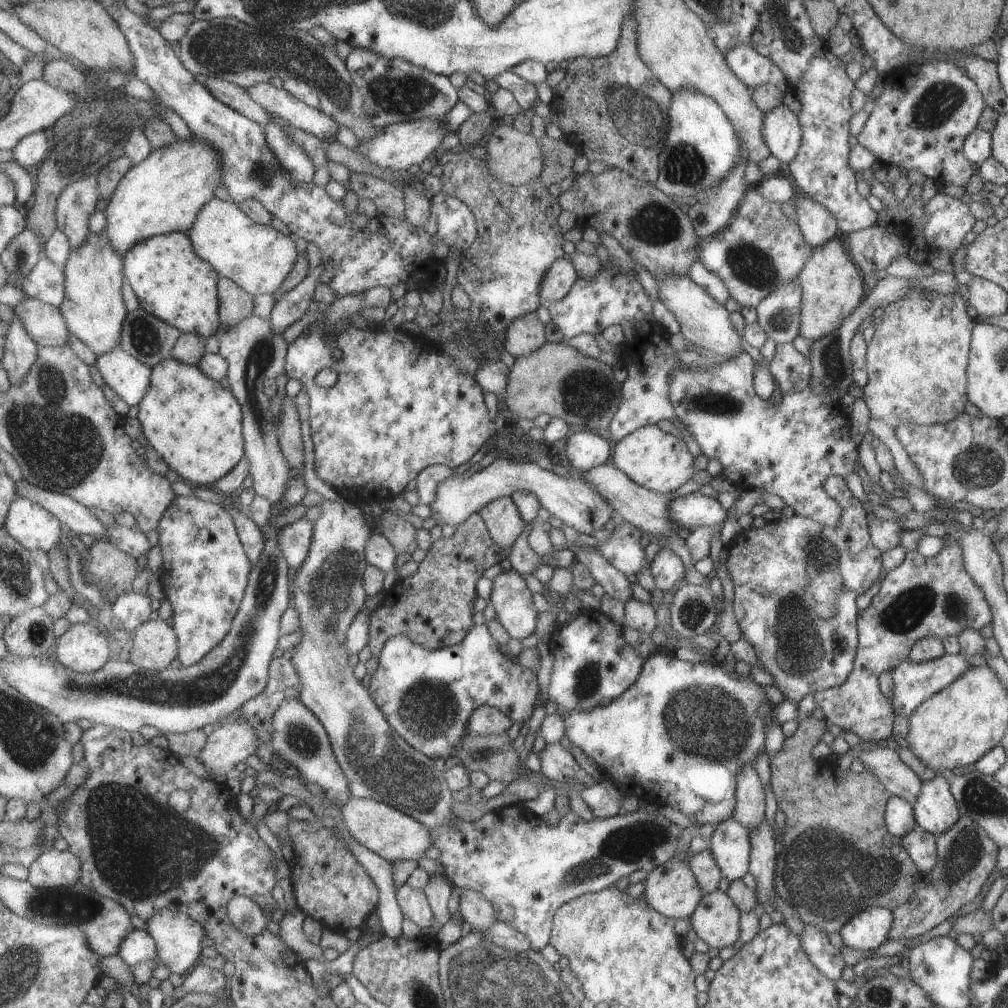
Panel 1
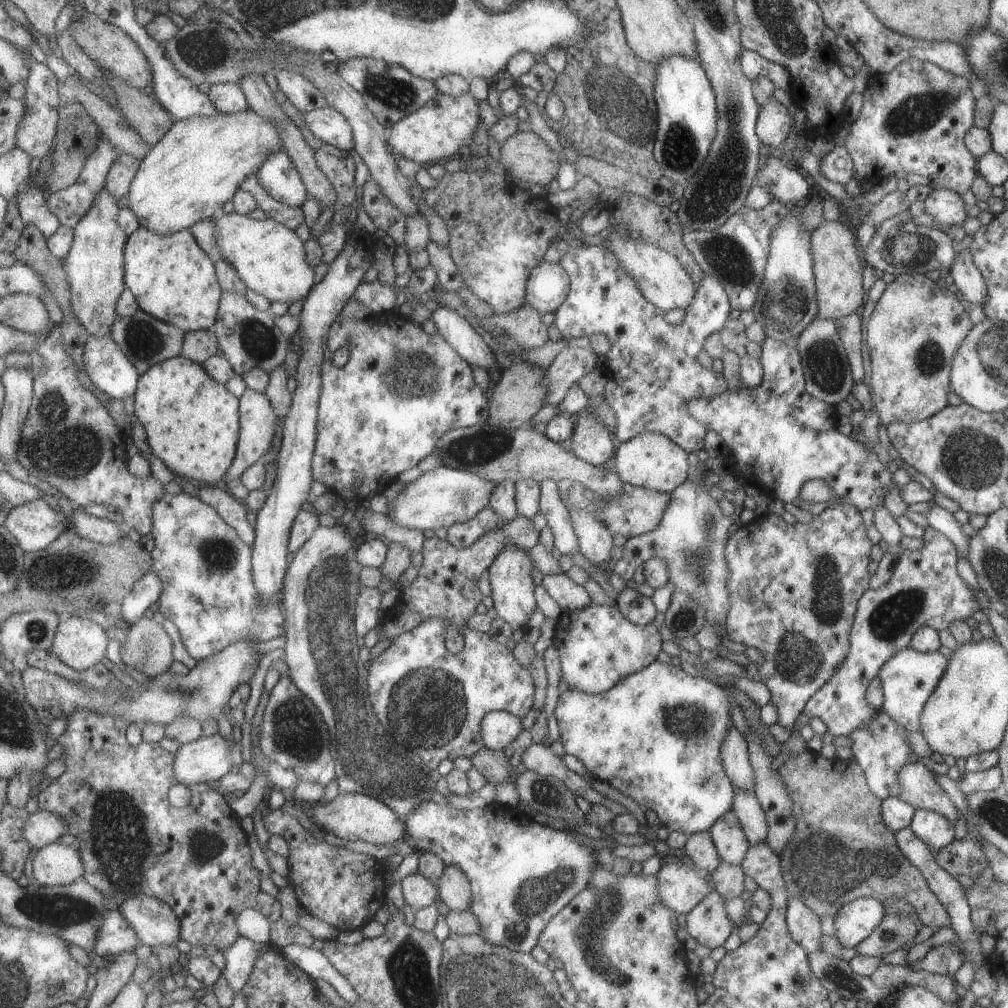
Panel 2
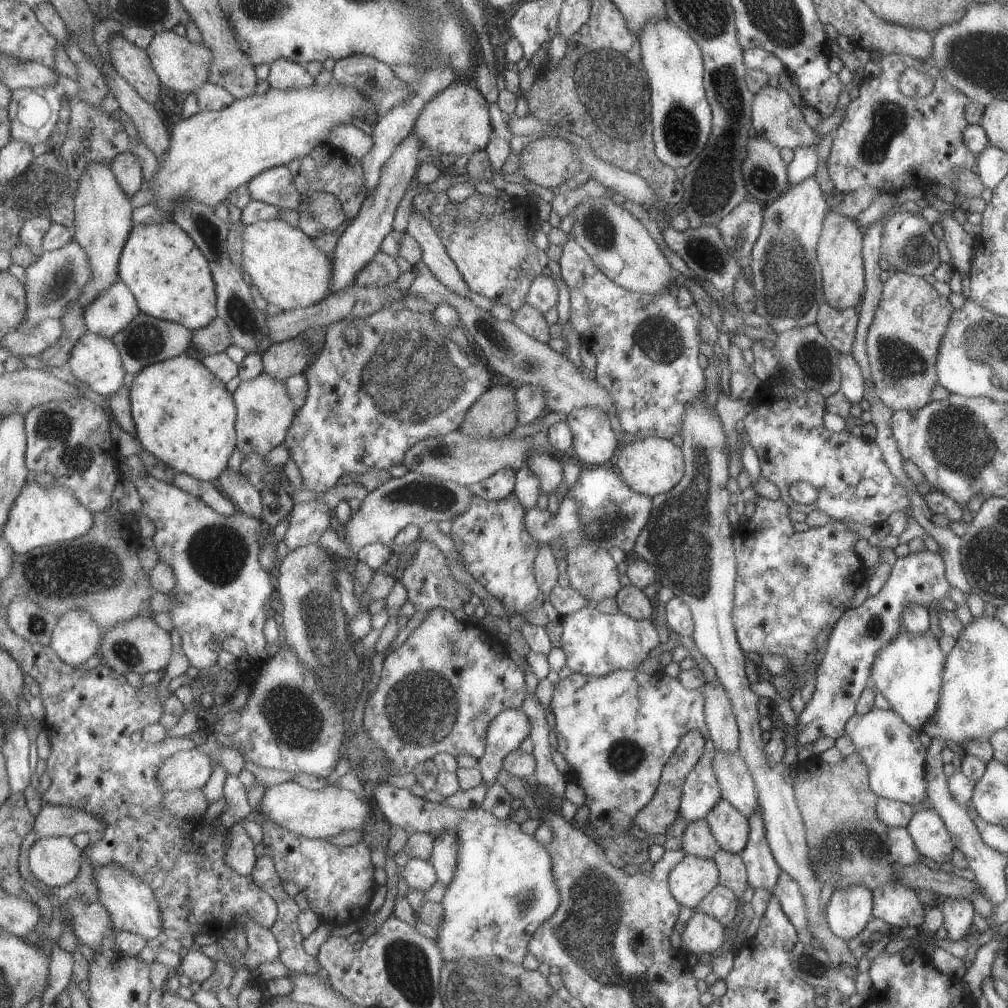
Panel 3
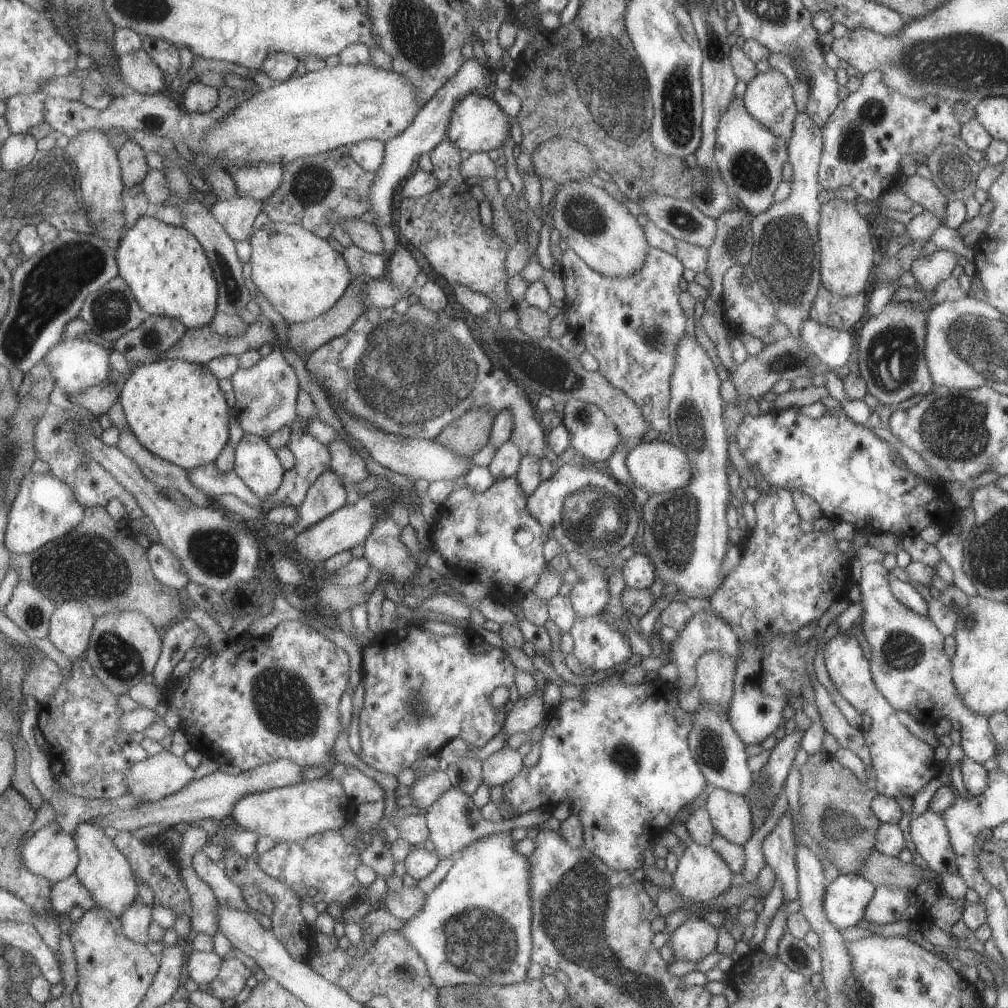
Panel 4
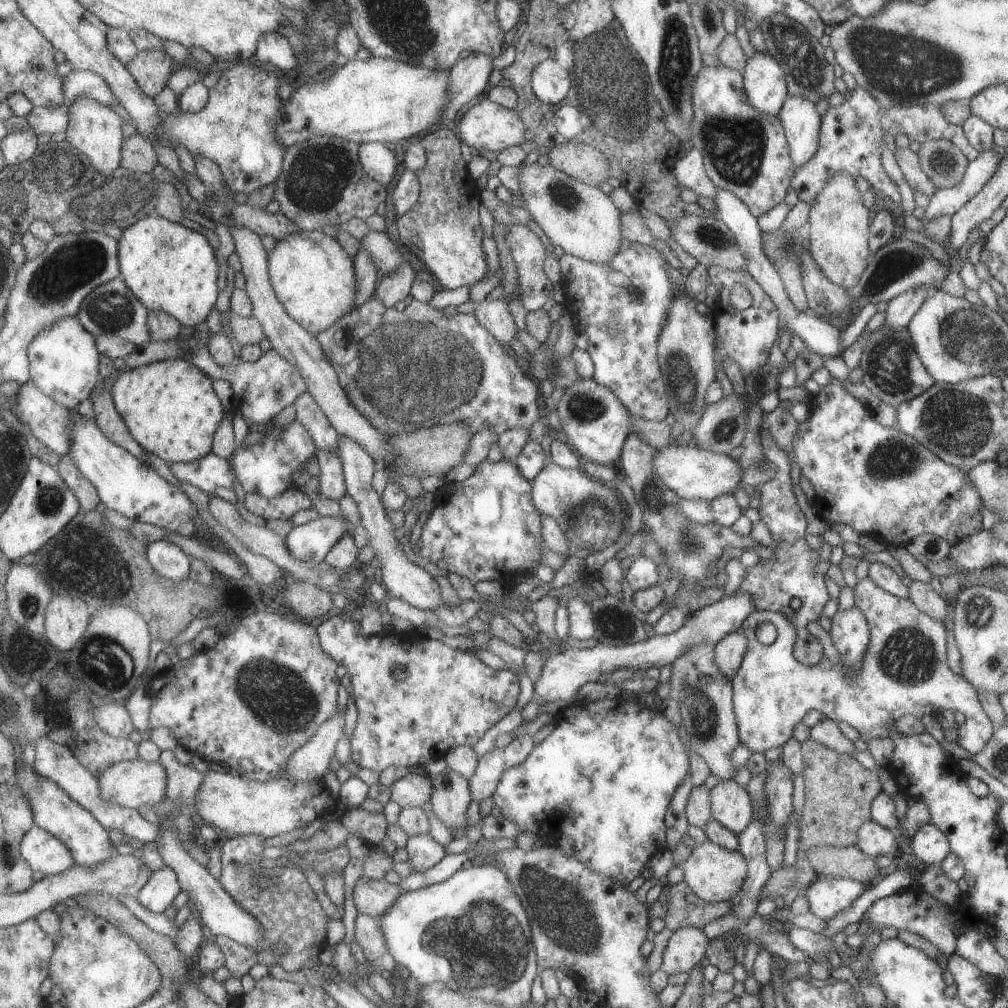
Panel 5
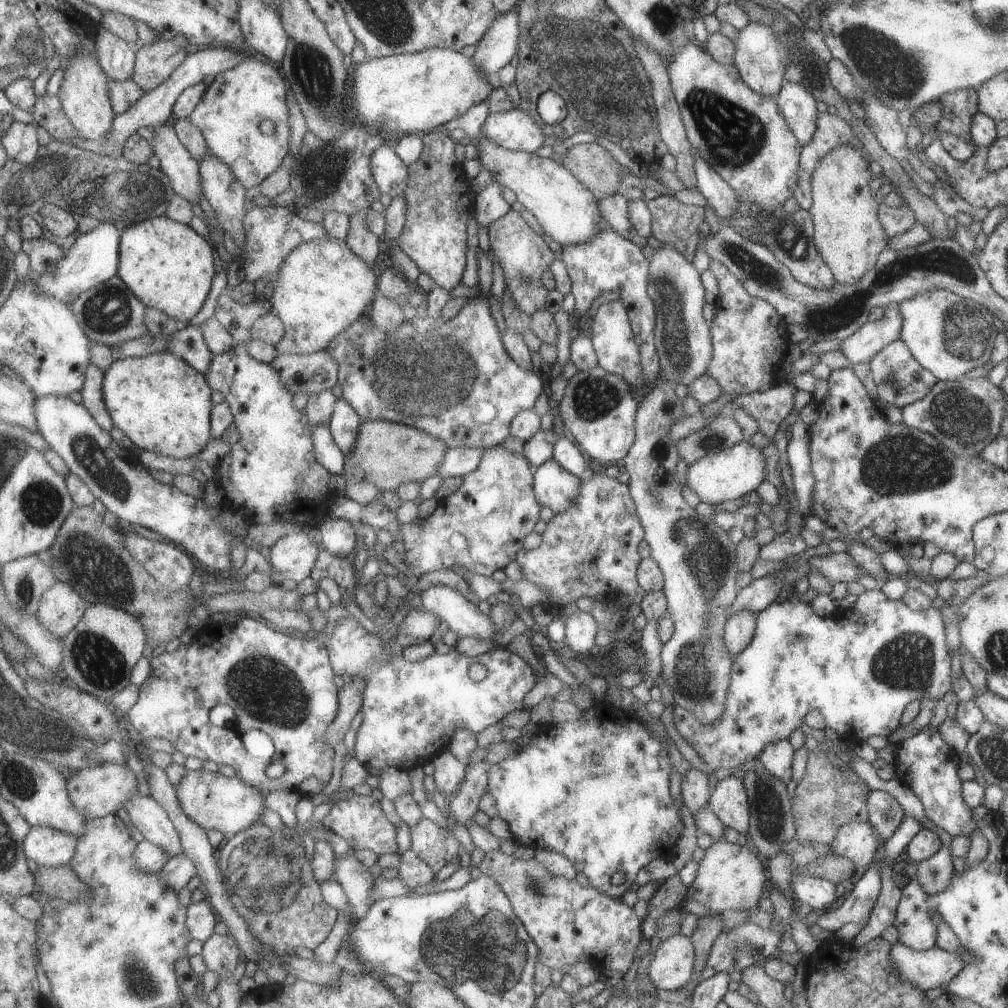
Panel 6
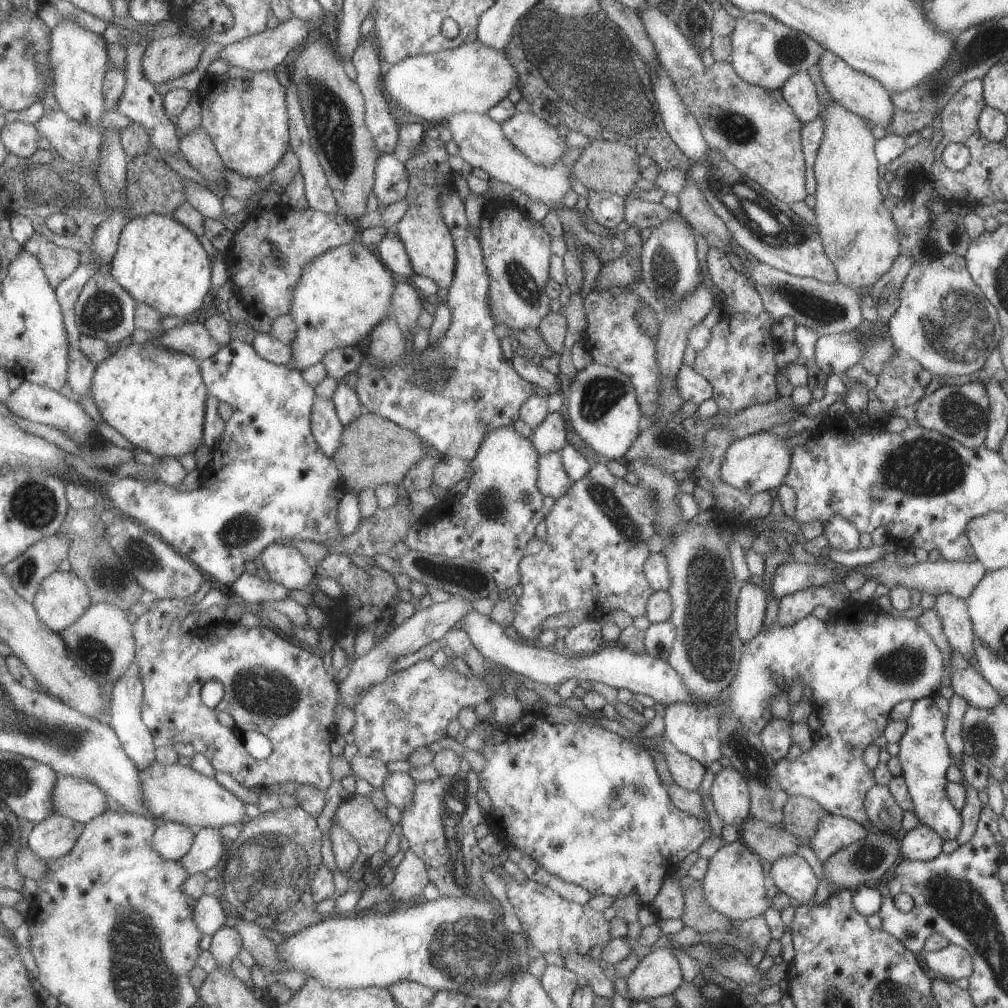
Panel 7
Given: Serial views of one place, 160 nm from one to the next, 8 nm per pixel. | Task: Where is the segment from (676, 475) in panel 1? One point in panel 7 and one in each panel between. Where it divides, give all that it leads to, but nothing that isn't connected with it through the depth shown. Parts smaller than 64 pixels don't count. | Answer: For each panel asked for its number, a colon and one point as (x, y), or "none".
2: (651, 461)
3: (650, 466)
4: (655, 467)
5: (690, 472)
6: (729, 474)
7: (757, 462)

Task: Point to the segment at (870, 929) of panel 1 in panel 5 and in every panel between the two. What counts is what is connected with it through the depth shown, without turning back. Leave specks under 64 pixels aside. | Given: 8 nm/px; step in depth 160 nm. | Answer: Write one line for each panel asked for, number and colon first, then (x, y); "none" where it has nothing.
2: (854, 922)
3: (848, 910)
4: (845, 899)
5: (827, 896)

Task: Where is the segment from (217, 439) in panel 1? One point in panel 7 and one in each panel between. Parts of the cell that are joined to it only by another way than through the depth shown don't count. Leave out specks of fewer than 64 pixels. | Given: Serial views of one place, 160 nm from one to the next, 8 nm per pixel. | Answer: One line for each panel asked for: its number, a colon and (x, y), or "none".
2: (194, 424)
3: (185, 416)
4: (176, 409)
5: (170, 406)
6: (160, 402)
7: (155, 397)

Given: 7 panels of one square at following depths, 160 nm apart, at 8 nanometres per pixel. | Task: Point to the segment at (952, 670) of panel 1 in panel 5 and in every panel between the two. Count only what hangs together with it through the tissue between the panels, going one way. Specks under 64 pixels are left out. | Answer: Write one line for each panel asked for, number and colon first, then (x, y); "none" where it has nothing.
2: (907, 679)
3: (907, 672)
4: (908, 665)
5: (904, 671)

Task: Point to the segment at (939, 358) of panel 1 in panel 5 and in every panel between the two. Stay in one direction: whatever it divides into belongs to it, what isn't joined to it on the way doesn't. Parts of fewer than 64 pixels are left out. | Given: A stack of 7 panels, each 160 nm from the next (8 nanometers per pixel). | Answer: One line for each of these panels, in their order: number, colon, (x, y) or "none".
2: (915, 328)
3: (902, 341)
4: (891, 359)
5: (892, 372)

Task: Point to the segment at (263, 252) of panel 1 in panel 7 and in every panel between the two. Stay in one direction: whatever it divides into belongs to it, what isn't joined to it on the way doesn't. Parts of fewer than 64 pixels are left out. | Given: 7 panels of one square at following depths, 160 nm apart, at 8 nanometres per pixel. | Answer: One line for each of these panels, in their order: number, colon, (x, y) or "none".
2: (271, 259)
3: (284, 264)
4: (302, 276)
5: (315, 278)
6: (325, 287)
7: (347, 292)

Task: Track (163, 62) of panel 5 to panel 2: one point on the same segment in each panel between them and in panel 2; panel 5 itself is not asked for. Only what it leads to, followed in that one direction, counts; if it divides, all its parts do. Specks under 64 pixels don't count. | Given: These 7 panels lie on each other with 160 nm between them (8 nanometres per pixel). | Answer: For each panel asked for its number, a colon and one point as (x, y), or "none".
2: (109, 46)
3: (134, 63)
4: (139, 70)

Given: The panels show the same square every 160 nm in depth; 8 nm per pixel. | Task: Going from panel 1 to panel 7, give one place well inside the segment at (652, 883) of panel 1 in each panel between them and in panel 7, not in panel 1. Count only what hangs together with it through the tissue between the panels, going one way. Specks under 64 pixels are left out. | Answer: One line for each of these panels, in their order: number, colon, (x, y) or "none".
2: (680, 887)
3: (693, 878)
4: (700, 875)
5: (714, 874)
6: (729, 877)
7: (734, 884)

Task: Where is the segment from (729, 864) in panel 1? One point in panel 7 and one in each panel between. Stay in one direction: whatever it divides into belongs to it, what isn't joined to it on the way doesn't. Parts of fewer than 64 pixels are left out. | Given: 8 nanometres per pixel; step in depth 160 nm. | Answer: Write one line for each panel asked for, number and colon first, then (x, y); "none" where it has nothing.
2: (730, 844)
3: (729, 828)
4: (730, 815)
5: (730, 807)
6: (728, 802)
7: (729, 791)

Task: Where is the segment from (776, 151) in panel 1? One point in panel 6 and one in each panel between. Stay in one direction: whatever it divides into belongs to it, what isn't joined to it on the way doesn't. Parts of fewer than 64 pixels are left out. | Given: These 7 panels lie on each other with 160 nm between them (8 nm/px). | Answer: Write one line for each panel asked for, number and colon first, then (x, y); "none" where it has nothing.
2: (773, 127)
3: (774, 117)
4: (768, 98)
5: (764, 84)
6: (759, 57)

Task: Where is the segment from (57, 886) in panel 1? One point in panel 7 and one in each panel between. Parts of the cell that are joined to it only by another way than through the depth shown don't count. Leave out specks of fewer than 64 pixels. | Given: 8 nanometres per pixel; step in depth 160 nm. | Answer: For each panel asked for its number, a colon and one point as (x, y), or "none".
2: (55, 865)
3: (56, 861)
4: (51, 853)
5: (47, 854)
6: (47, 846)
7: (55, 836)

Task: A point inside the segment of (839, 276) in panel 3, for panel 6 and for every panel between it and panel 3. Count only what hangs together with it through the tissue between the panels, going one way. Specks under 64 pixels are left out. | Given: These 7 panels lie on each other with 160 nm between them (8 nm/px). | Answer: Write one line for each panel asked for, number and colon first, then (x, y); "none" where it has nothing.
4: (847, 249)
5: (838, 224)
6: (847, 234)

